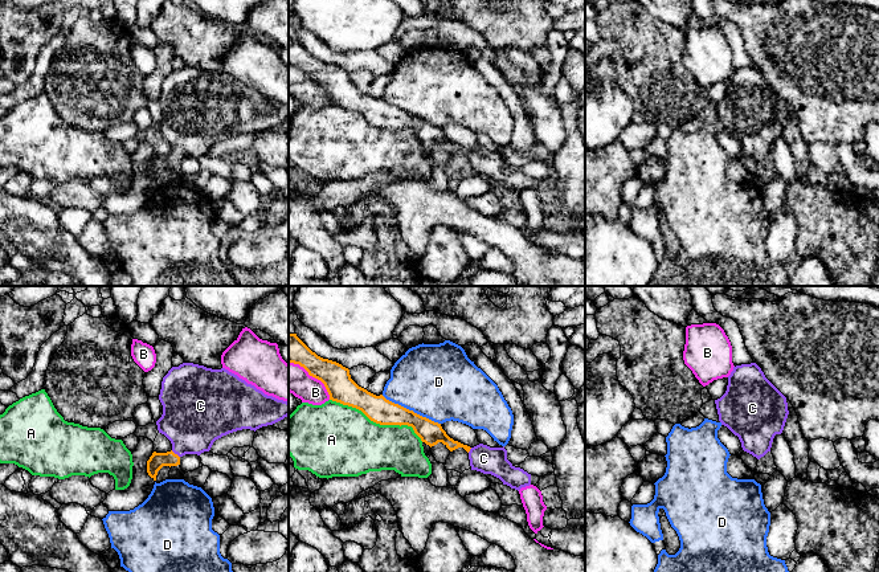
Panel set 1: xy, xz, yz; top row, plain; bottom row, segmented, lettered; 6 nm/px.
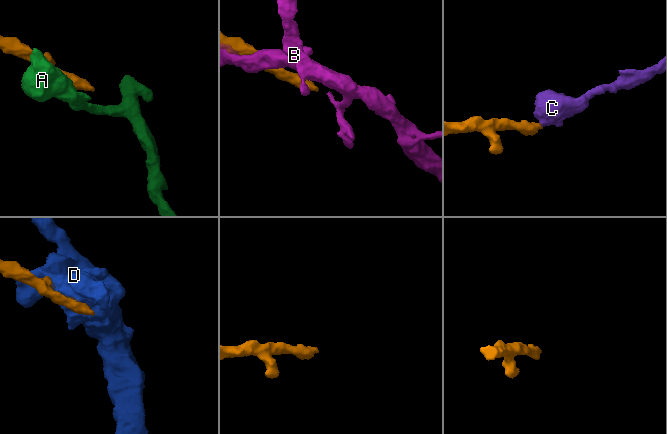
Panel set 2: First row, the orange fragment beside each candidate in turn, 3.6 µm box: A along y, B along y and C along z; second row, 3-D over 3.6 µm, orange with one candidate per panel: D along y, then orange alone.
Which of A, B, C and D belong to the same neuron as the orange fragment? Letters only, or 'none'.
C

